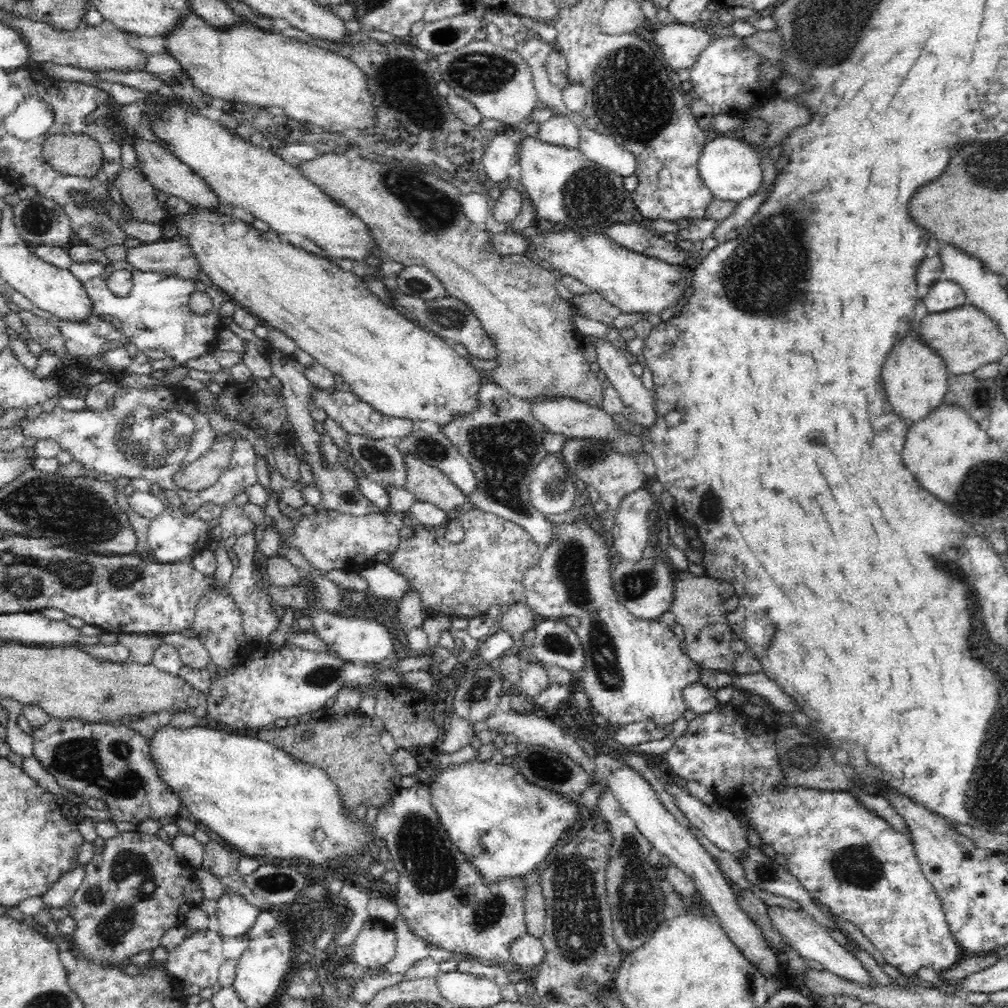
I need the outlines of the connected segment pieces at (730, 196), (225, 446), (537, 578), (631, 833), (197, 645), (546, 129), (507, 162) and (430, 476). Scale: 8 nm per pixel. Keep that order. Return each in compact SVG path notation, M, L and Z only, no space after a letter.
M720 136L706 143L699 156L699 175L712 194L720 200L740 202L755 194L763 182L762 162L754 154L752 144L736 137Z
M218 436L210 450L174 474L175 485L186 492L212 486L228 468L233 448L232 438Z
M578 514L578 524L568 526L566 522L558 524L556 542L545 544L546 552L536 566L524 572L524 592L522 602L536 616L548 619L548 616L570 615L580 620L575 633L583 647L584 668L577 678L577 687L584 691L590 702L608 722L608 725L624 726L632 722L647 721L652 727L672 724L684 716L687 706L683 699L683 690L688 685L699 682L702 668L680 649L680 640L674 635L672 627L656 619L641 619L630 614L623 602L617 597L615 583L612 582L612 564L608 562L606 540L588 526L584 514Z
M609 787L600 794L596 810L598 816L602 816L602 820L608 825L608 831L612 835L612 846L608 850L605 889L612 911L614 941L624 954L628 954L642 946L650 934L668 918L664 914L661 896L667 889L663 883L661 869L651 866L648 862L648 854L653 847L637 829L633 819L621 808Z
M184 632L162 635L161 642L176 647L184 666L194 670L206 669L210 666L210 653L205 649L198 637Z
M556 113L549 119L540 125L536 136L538 140L568 148L579 146L579 130L572 120Z
M499 131L483 154L484 183L500 186L506 183L508 168L518 162L518 153L518 143Z
M404 456L408 468L408 480L405 489L415 495L418 502L430 503L449 512L458 507L469 507L468 496L452 483L440 470L418 461L414 456Z

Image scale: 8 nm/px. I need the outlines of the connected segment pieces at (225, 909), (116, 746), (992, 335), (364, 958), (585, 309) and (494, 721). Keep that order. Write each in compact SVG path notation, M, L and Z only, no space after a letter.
M224 888L227 893L217 900L219 935L224 938L236 938L246 934L254 926L258 914L262 911L252 906L243 896Z
M51 717L40 729L33 728L31 735L34 739L33 756L54 776L57 783L64 790L82 796L84 800L96 798L104 801L112 823L129 822L138 826L147 819L160 820L167 816L174 818L183 806L183 800L164 781L146 737L137 730L132 730L128 724L91 723L80 719L60 721Z
M972 304L953 310L928 313L922 319L919 334L932 351L947 364L950 375L970 374L982 366L998 363L1007 354L1007 341L999 327L987 315Z
M368 919L354 935L354 962L366 968L380 968L395 956L397 936L393 923Z
M587 292L574 295L569 301L573 304L573 308L577 310L577 314L590 318L605 325L610 325L621 310L608 302L604 296L598 293Z
M496 710L488 719L478 722L478 728L474 727L473 732L477 735L480 730L498 731L504 734L514 734L520 740L522 745L538 744L544 748L549 747L550 750L561 752L566 756L573 759L574 762L581 764L581 767L589 775L589 784L600 784L600 786L606 786L607 781L600 777L596 772L595 758L589 756L582 747L578 745L572 736L566 734L566 732L560 727L552 717L538 717L535 714L520 714L513 710Z

